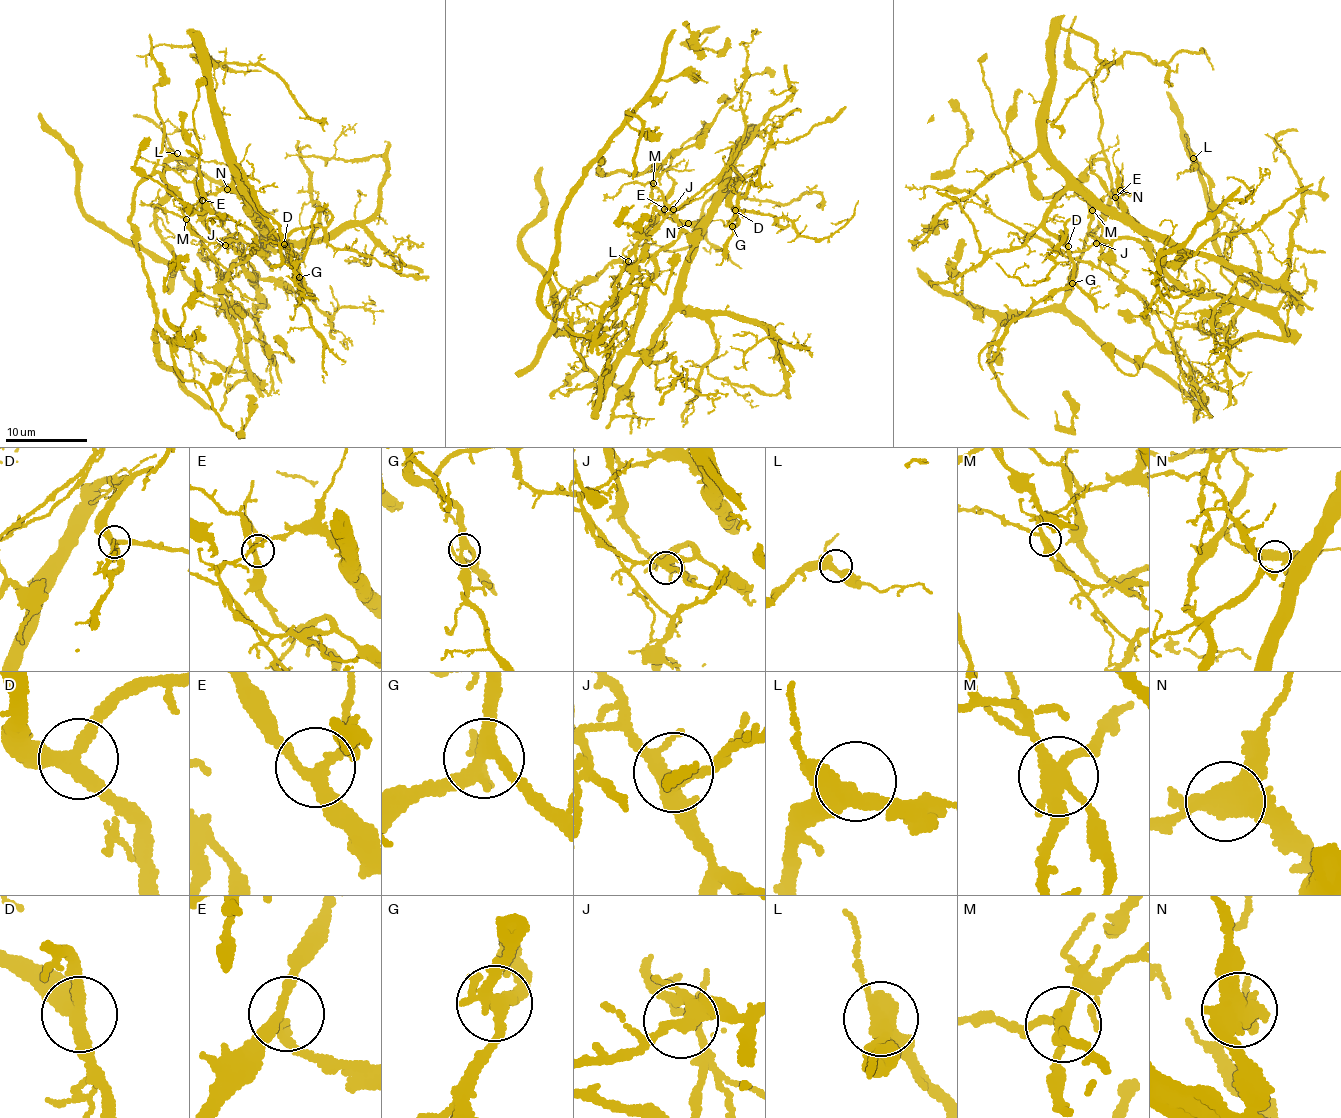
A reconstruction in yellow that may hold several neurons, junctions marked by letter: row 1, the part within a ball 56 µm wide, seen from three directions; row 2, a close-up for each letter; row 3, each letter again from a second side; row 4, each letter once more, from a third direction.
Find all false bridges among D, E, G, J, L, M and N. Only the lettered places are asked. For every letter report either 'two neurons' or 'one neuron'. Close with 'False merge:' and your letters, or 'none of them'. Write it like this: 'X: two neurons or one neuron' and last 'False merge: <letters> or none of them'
D: one neuron
E: one neuron
G: one neuron
J: one neuron
L: one neuron
M: two neurons
N: two neurons
False merge: M, N

